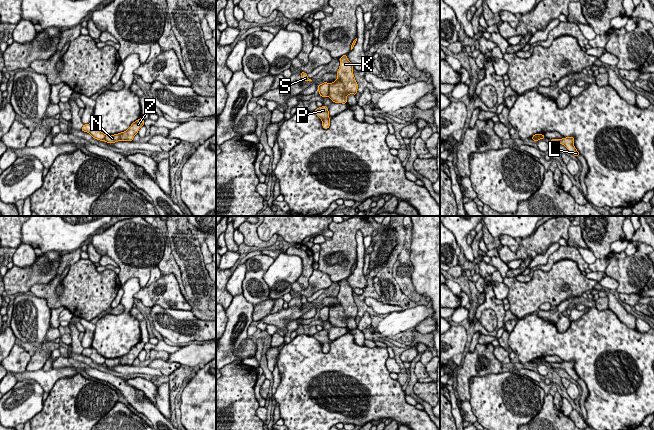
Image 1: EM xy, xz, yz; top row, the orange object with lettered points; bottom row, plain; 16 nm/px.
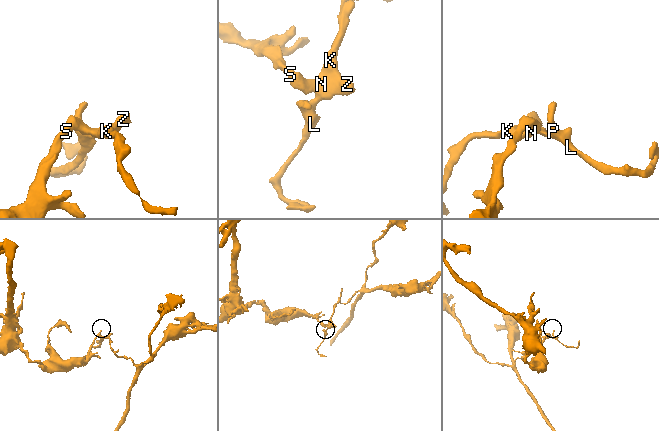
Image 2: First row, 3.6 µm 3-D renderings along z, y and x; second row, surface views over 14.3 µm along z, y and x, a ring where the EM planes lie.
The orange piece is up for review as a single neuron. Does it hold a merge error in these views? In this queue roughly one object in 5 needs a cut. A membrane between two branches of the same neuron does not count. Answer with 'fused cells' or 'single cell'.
fused cells

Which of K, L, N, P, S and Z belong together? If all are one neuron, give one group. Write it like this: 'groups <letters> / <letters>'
groups K L N P Z / S

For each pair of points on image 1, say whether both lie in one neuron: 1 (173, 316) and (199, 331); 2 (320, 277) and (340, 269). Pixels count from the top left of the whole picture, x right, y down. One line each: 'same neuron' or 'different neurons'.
1: same neuron
2: different neurons

